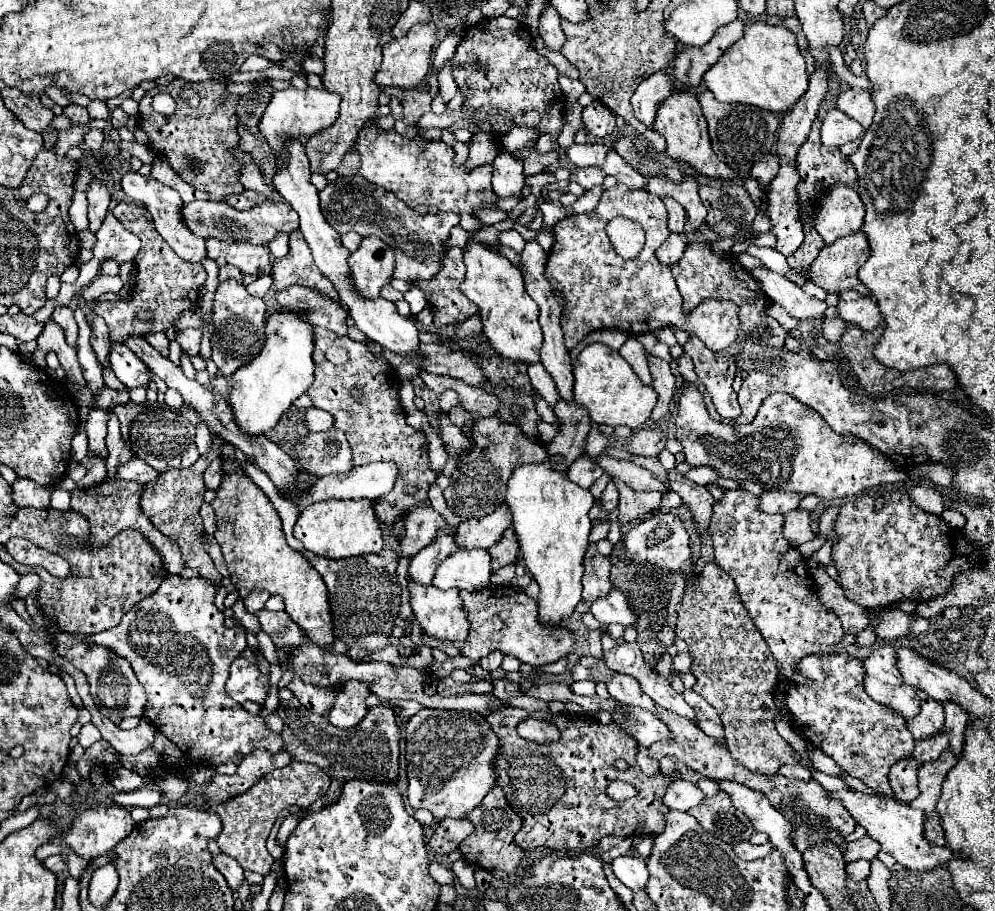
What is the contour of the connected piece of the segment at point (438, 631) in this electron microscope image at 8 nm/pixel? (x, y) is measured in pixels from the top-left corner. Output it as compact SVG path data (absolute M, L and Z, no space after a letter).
M409 582L411 608L423 634L437 640L449 640L459 650L467 642L469 622L461 610L459 590L439 590Z

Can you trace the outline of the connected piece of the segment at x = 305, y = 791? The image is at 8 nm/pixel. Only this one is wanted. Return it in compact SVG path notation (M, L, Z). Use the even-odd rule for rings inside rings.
M291 762L285 768L265 774L245 794L239 794L239 796L215 806L215 814L223 822L223 830L217 836L217 844L219 844L221 852L235 858L243 870L251 870L251 872L267 876L275 860L269 850L265 848L265 840L267 840L275 820L279 818L281 810L287 806L301 806L301 808L311 806L317 800L317 796L321 798L329 790L329 782L331 782L331 778L319 766Z

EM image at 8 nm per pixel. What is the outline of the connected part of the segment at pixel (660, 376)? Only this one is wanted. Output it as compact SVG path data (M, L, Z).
M647 354L647 362L649 362L649 370L653 374L653 388L659 394L659 400L657 400L653 414L651 414L651 420L659 420L667 414L669 402L675 394L675 376L671 374L669 362L665 362L657 356L651 356L651 354Z

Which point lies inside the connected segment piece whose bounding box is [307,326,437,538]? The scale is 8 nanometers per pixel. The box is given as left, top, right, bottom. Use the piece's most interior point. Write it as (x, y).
(375, 426)

